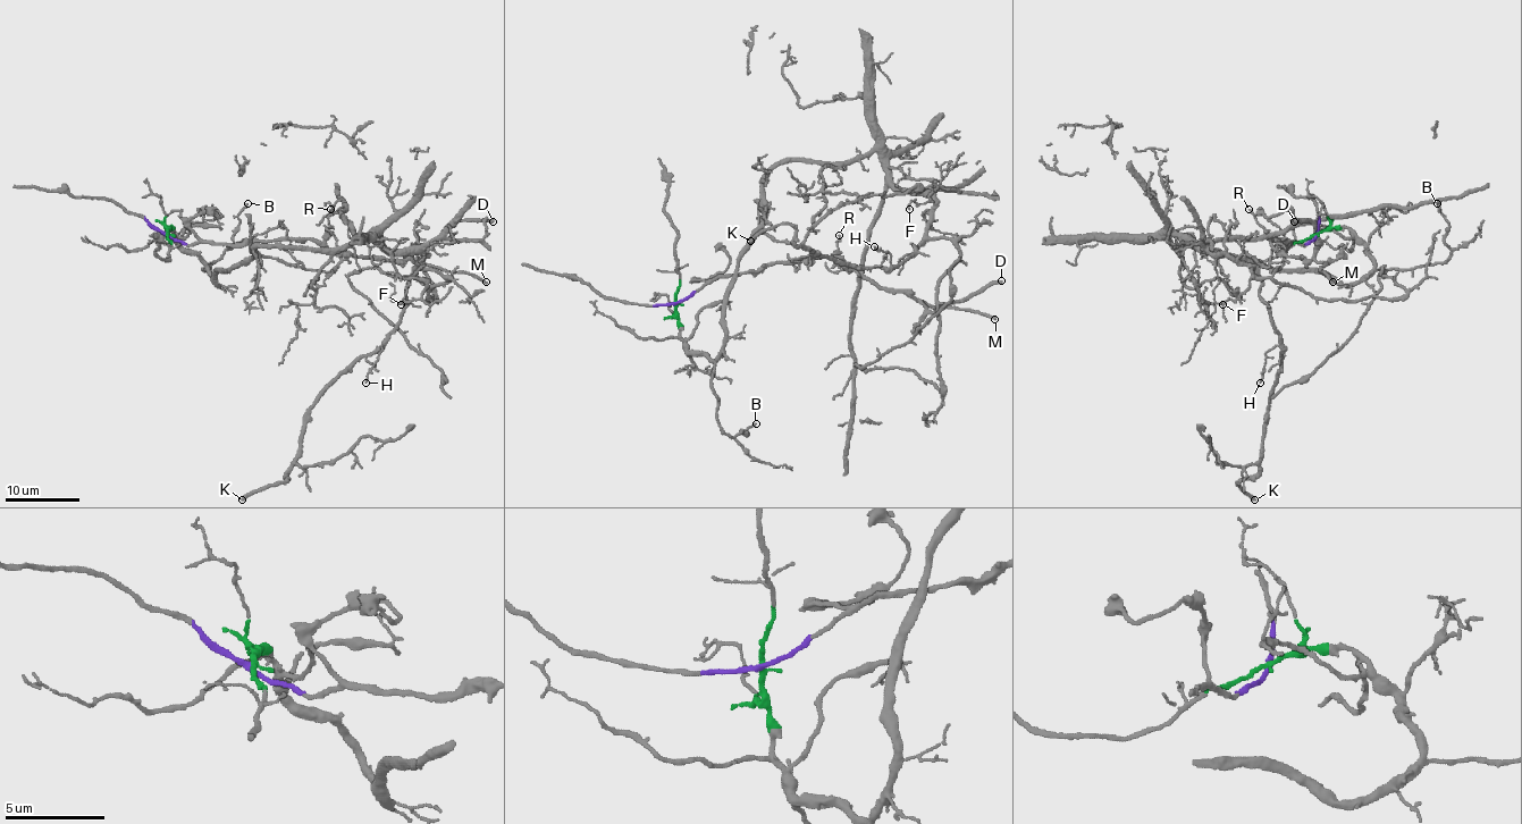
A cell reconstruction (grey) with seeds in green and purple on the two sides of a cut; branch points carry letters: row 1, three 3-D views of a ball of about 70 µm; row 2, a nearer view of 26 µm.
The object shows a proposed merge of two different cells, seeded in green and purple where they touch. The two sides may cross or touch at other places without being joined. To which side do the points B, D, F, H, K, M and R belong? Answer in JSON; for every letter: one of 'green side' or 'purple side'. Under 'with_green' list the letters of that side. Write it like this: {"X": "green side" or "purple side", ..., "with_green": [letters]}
{"B": "green side", "D": "purple side", "F": "green side", "H": "green side", "K": "green side", "M": "purple side", "R": "purple side", "with_green": ["B", "F", "H", "K"]}

